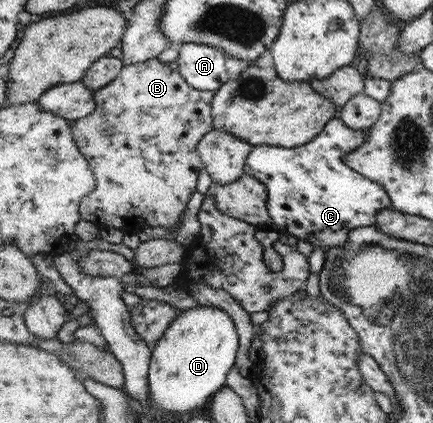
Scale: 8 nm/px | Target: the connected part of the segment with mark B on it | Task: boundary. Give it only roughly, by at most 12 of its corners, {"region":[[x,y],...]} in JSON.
{"region":[[123,66],[73,124],[82,221],[177,225],[214,91]]}

